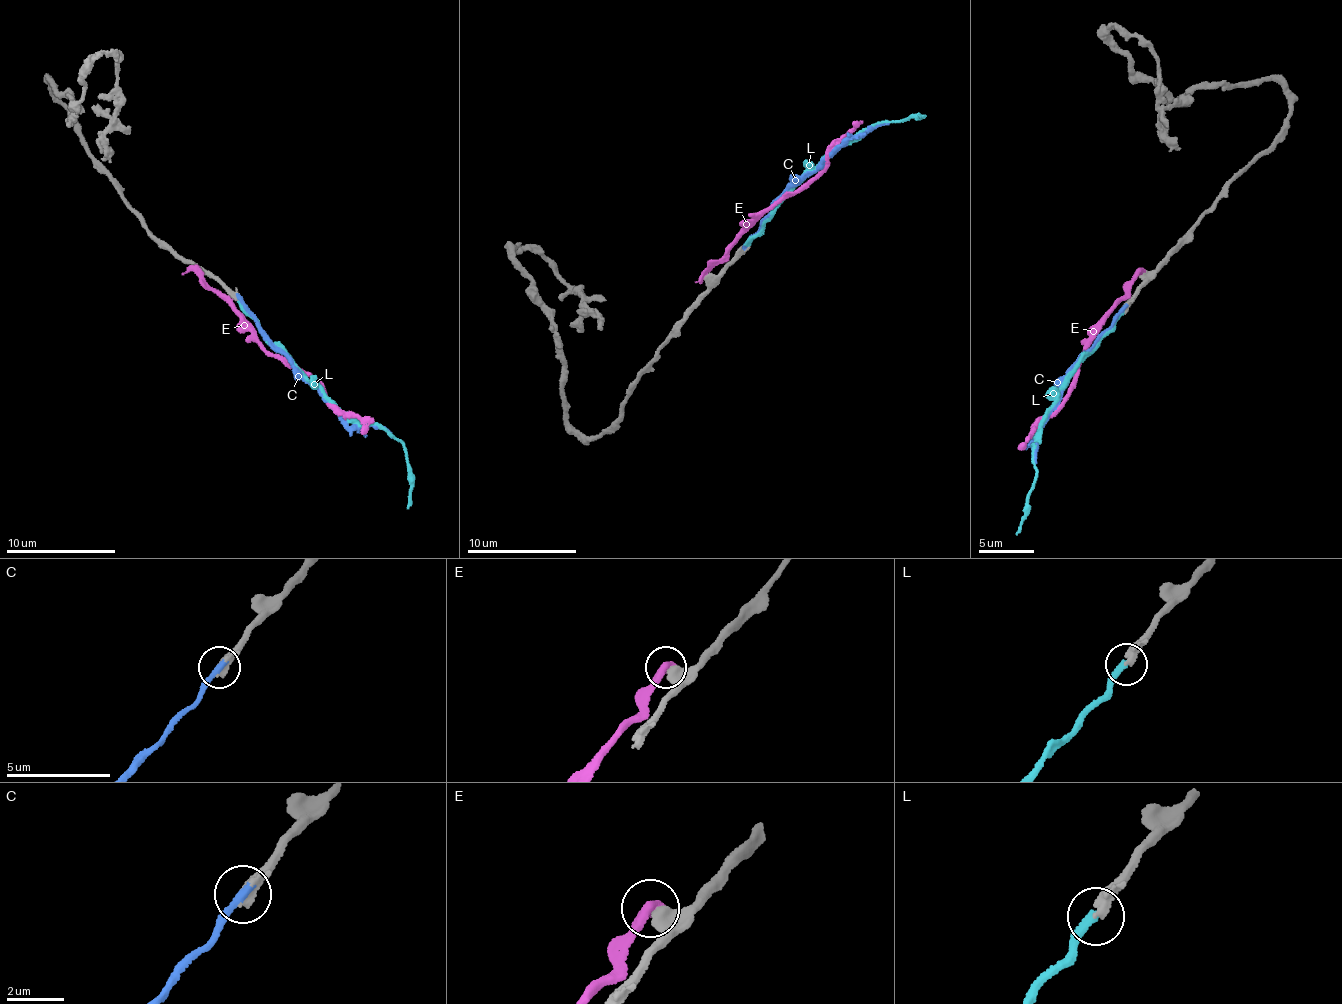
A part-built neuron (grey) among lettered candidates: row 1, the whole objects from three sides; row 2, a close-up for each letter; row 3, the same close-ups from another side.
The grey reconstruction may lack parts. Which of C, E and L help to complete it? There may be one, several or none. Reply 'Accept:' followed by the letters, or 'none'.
Accept: L

